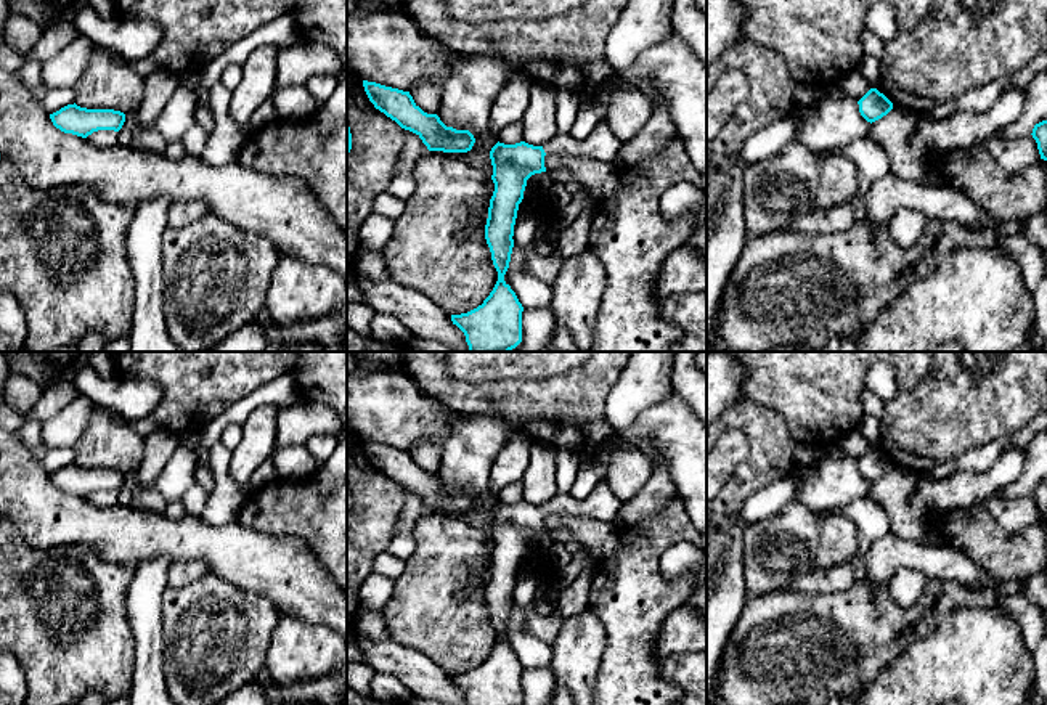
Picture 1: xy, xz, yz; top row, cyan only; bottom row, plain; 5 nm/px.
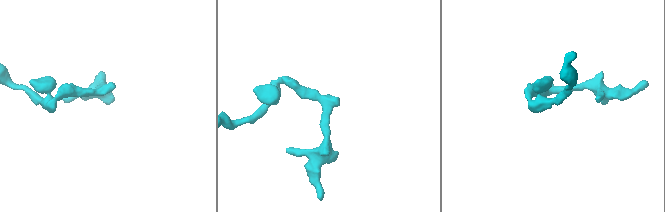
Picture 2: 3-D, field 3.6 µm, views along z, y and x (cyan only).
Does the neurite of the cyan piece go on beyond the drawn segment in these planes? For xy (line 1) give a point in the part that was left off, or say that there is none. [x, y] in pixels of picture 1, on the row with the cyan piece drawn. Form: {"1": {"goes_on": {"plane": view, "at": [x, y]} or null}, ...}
{"1": {"goes_on": null}}

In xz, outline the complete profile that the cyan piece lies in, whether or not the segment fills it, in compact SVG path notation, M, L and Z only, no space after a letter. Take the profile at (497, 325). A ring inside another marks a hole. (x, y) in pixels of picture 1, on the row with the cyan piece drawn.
M604 119L583 141L557 132L544 146L498 141L491 148L495 191L490 199L485 239L498 281L482 305L467 313L451 315L453 324L466 336L469 352L511 352L522 342L524 307L504 281L504 275L511 262L514 225L527 180L546 172L544 156L573 156L612 164L621 145Z

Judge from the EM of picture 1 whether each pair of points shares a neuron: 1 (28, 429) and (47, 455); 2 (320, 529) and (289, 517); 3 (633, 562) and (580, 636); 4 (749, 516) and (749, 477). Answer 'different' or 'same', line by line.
1: same
2: same
3: different
4: different

